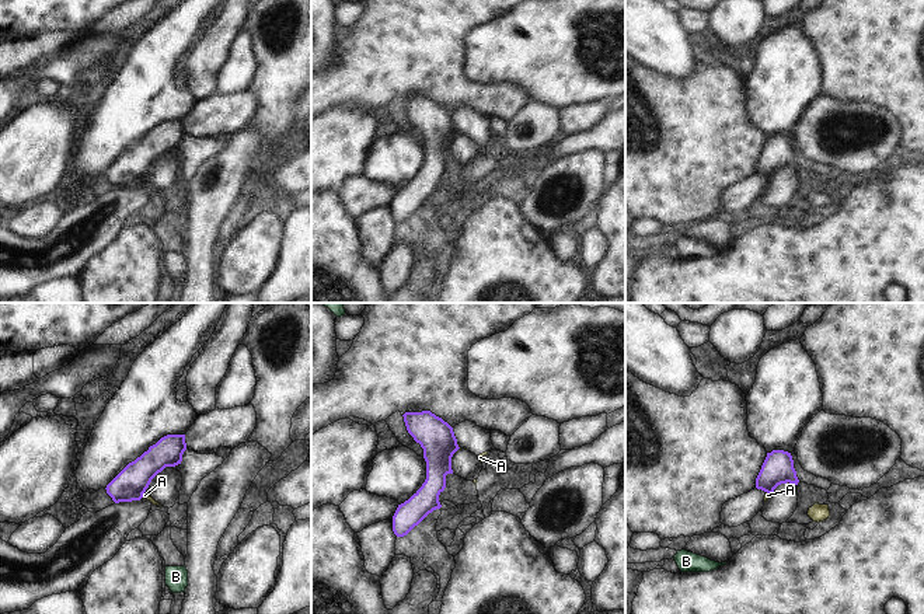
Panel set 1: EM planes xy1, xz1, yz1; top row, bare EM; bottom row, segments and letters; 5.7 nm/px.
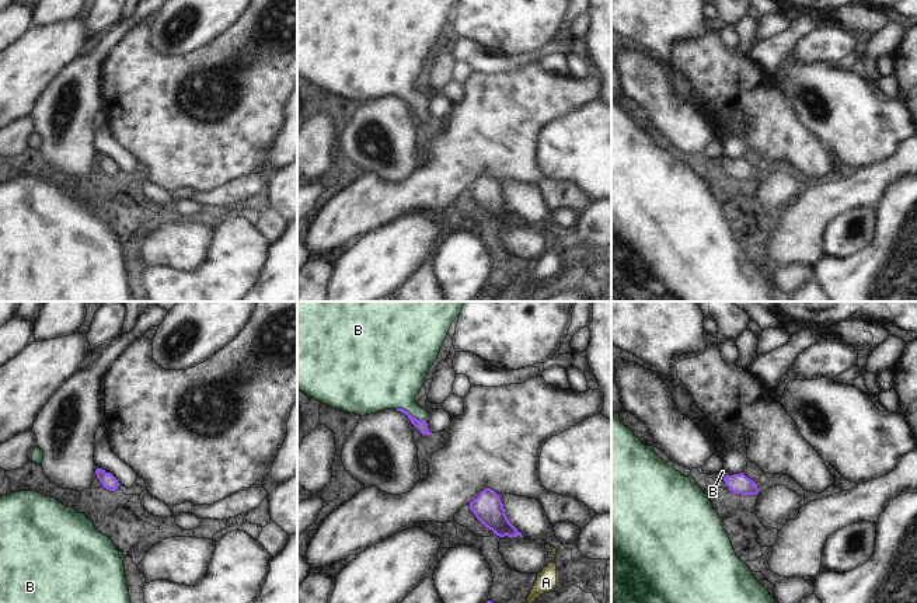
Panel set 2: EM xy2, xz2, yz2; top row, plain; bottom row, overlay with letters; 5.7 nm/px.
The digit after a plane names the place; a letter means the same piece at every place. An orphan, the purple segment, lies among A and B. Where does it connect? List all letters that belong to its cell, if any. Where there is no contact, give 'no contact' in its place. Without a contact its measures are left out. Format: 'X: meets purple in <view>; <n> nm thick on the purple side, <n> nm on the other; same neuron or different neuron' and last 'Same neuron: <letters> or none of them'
A: meets purple in xy1; 180 nm thick on the purple side, 30 nm on the other; different neuron
B: meets purple in xz2; 60 nm thick on the purple side, 380 nm on the other; same neuron
Same neuron: B

